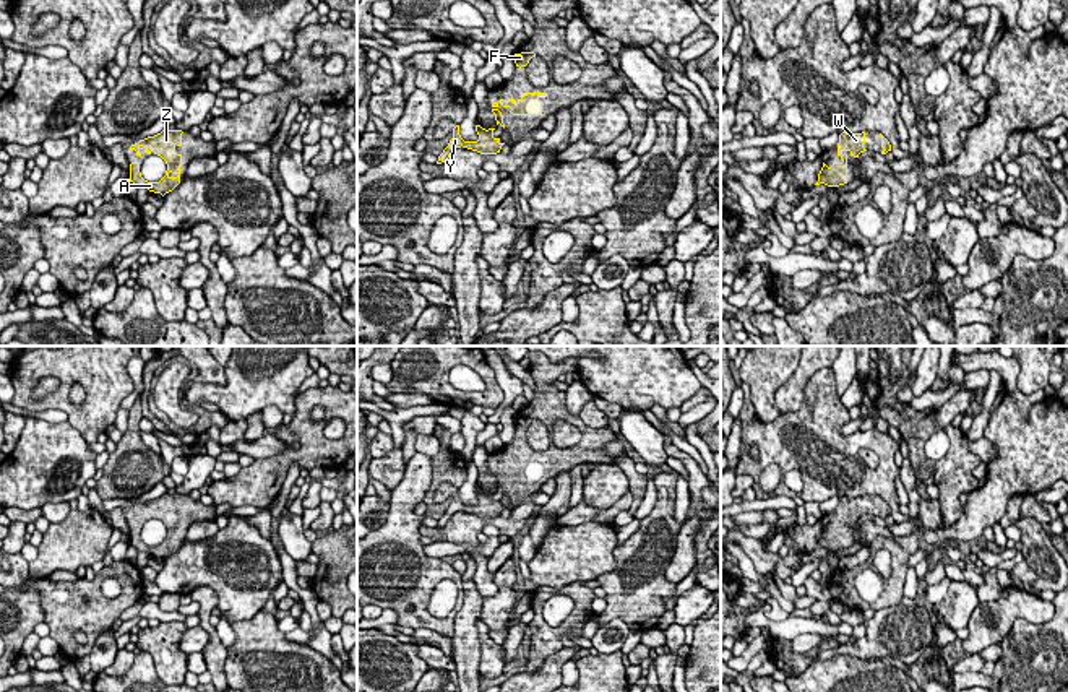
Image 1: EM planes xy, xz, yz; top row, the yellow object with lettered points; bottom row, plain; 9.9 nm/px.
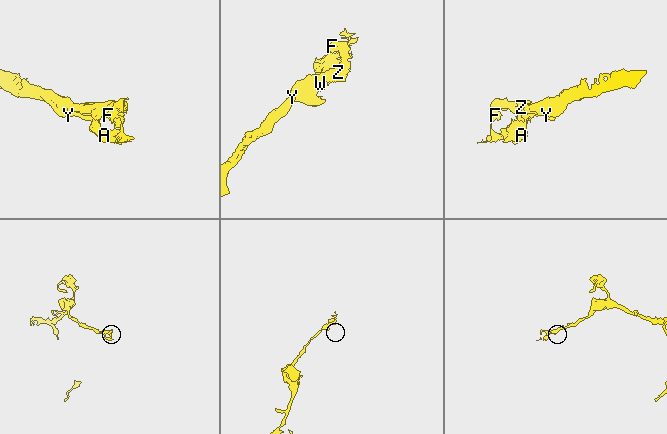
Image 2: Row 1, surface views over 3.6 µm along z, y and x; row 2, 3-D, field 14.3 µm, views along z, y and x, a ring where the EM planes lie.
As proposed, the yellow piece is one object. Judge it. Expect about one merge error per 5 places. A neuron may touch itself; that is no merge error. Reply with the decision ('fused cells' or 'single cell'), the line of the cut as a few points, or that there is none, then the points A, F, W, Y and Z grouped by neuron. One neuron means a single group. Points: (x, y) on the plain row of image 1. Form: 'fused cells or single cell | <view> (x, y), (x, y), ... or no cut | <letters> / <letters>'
single cell | no cut | A F W Y Z

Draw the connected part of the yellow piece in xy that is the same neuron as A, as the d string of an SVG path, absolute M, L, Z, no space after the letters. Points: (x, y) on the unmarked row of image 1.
M162 494L154 500L148 500L140 504L136 508L131 508L130 513L135 513L136 520L141 520L141 510L148 518L154 517L161 520L167 528L167 534L159 546L148 546L141 541L140 526L131 526L130 546L138 552L148 552L149 556L161 557L162 560L172 556L180 547L182 518L177 518L175 512L182 510L182 497L182 494Z

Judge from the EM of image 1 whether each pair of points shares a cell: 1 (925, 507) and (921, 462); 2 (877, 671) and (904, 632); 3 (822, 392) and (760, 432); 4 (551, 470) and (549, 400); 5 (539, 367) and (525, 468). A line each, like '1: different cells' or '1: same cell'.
1: different cells
2: different cells
3: same cell
4: same cell
5: same cell

